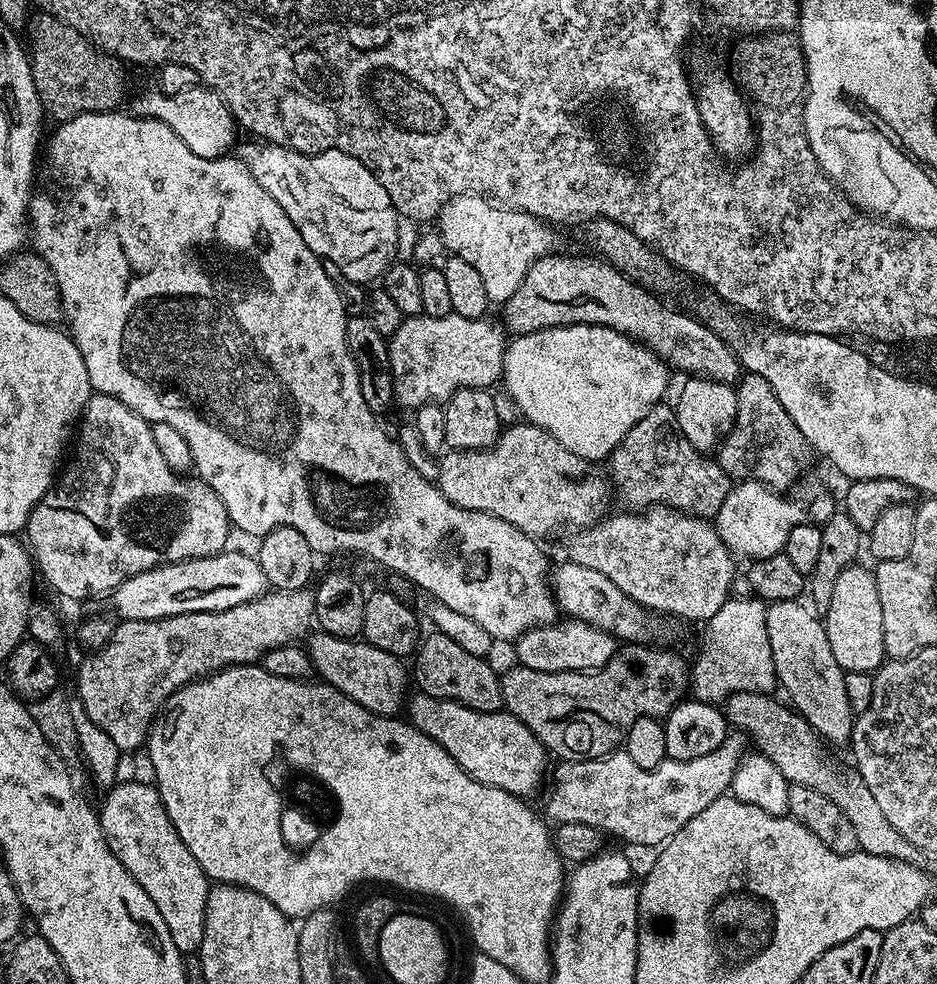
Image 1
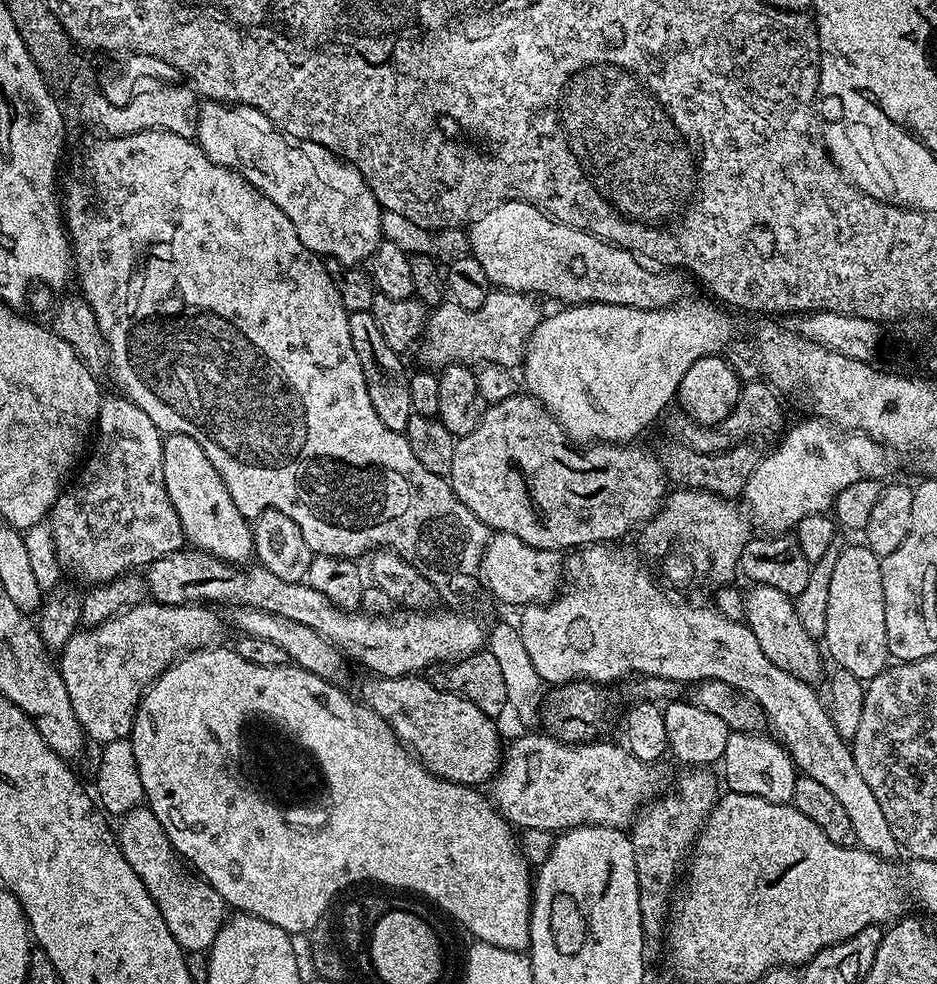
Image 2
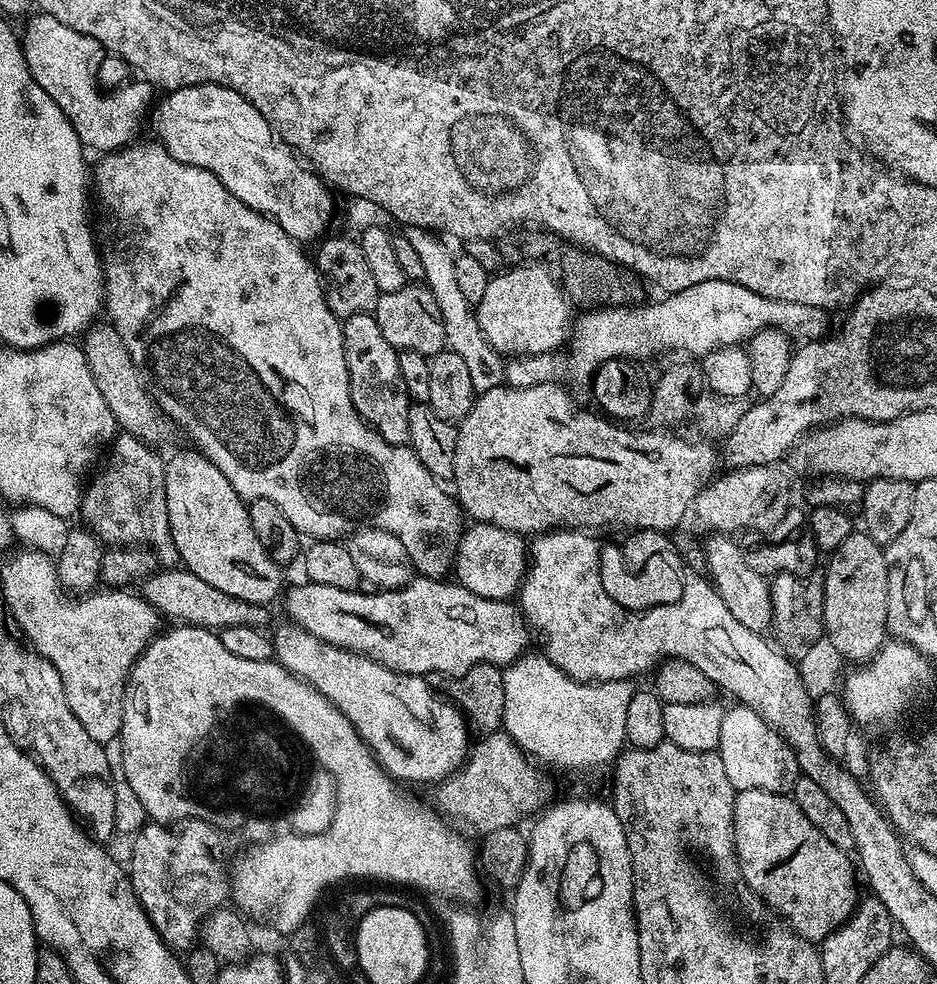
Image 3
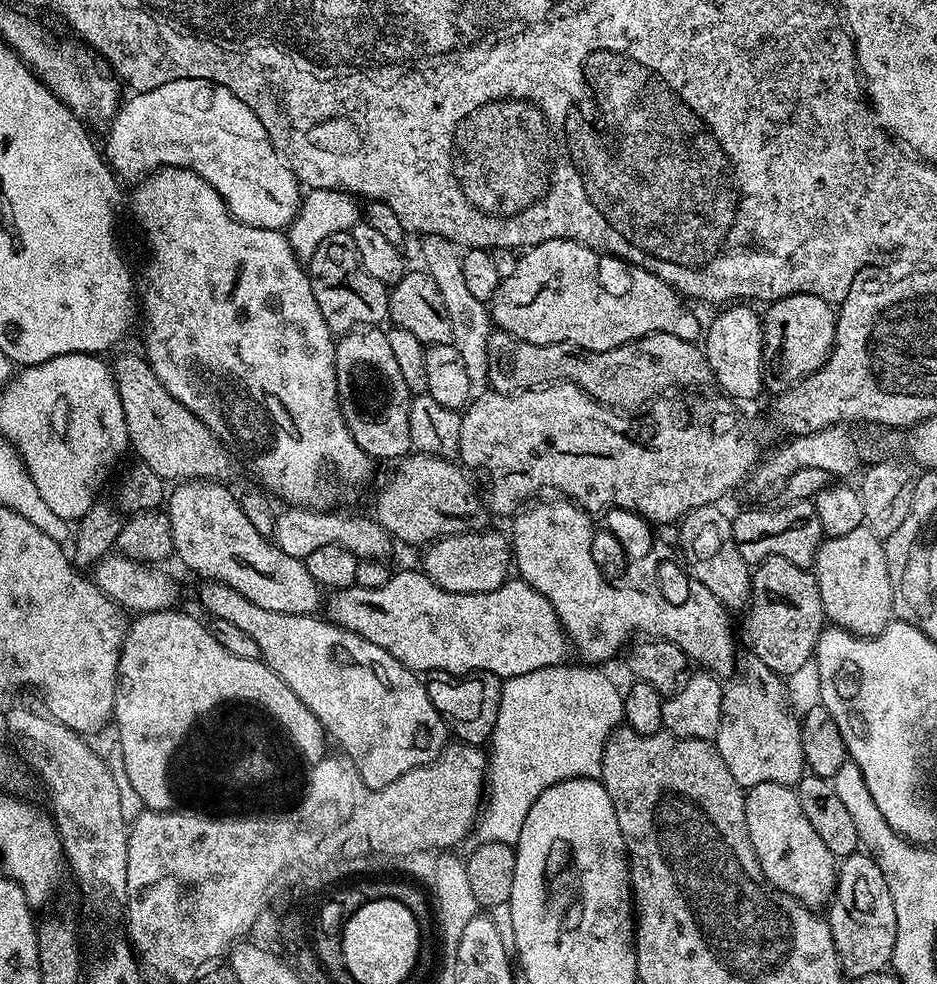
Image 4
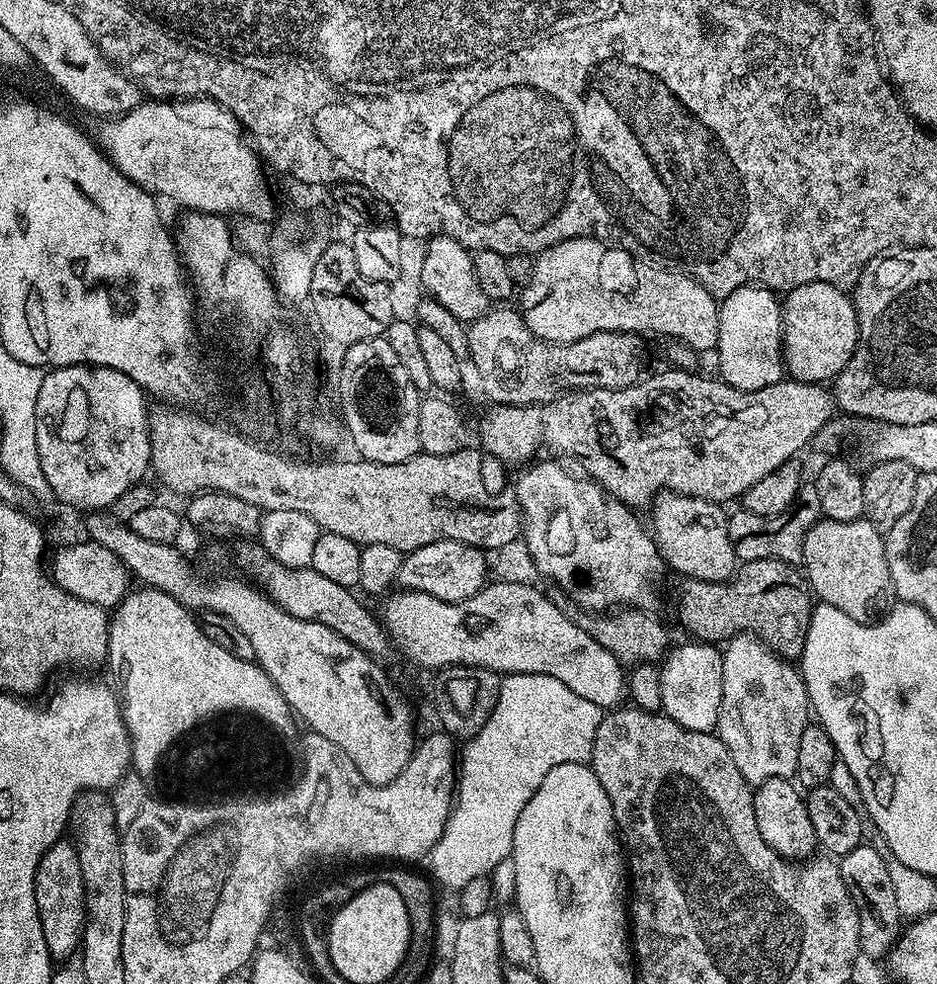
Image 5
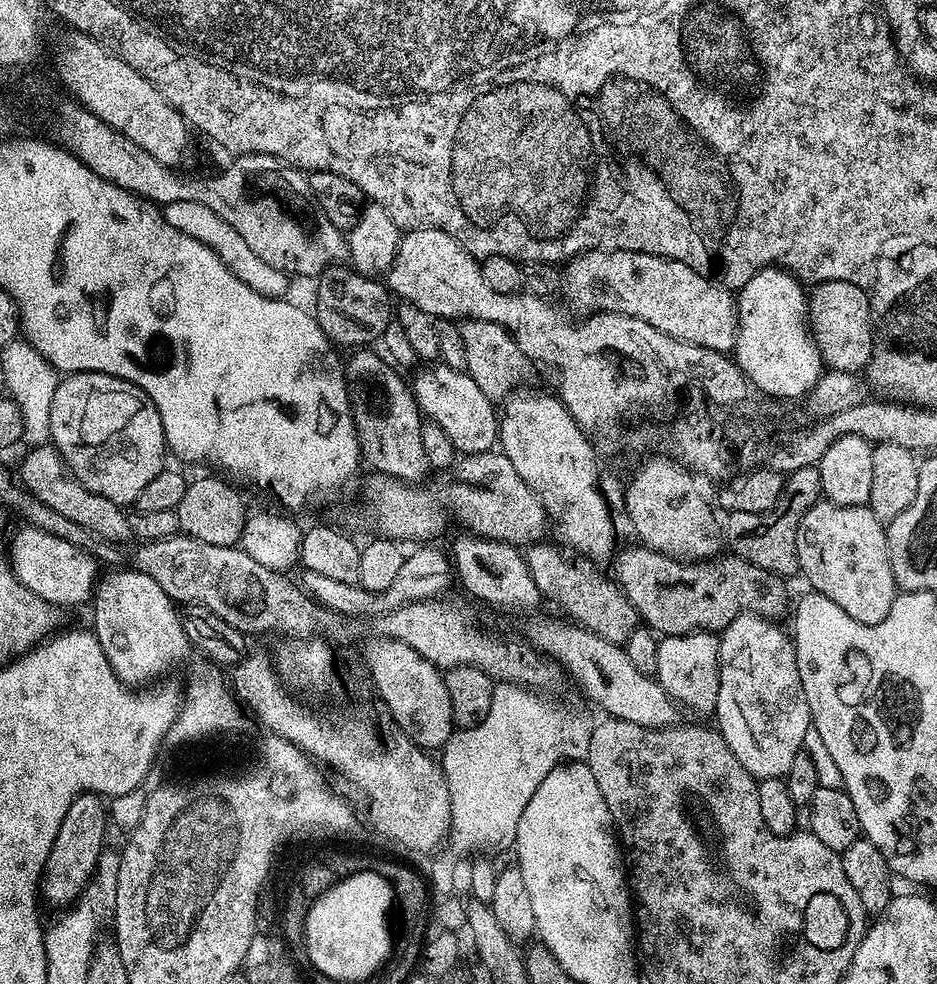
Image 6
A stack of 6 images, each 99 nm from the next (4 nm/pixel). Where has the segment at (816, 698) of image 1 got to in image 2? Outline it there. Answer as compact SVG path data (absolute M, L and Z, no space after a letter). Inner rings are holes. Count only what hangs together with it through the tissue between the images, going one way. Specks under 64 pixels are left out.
M758 584L749 587L749 589L749 592L745 591L742 596L744 601L742 618L748 625L748 629L754 634L754 638L758 638L758 646L762 646L762 654L766 654L766 658L770 658L770 662L774 662L774 666L782 666L782 670L797 676L799 680L816 682L820 676L820 652L822 656L822 648L817 637L810 635L806 626L802 626L802 618L798 618L795 599L782 594L782 590L774 590L774 586Z

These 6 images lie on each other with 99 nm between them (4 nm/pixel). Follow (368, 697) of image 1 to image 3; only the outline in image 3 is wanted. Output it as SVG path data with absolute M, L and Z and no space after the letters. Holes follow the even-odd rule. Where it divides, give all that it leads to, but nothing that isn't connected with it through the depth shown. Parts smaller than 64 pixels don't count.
M180 566L157 570L145 576L142 587L144 587L143 598L163 617L173 616L176 619L173 621L183 622L193 628L219 630L226 626L267 625L269 609L265 605L242 602L242 598L222 594L222 590L214 590L214 586L210 586L210 582L202 582L202 578L198 578L198 574Z

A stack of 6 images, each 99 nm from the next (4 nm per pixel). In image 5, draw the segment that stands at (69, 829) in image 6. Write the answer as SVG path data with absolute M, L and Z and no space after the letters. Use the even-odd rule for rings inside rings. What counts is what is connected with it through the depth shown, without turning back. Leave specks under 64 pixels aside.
M62 838L38 862L34 878L34 902L38 902L38 918L42 922L42 935L46 937L48 953L53 961L64 962L77 955L80 940L84 936L84 919L86 918L86 894L82 882L82 866L78 862L78 850L71 839Z

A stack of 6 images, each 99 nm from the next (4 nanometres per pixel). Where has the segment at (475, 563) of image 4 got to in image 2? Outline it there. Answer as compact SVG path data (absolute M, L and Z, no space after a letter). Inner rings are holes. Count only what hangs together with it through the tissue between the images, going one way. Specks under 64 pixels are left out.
M497 532L489 535L480 559L479 579L504 604L514 604L517 608L529 604L548 603L555 599L560 586L558 578L565 571L563 555L556 551L542 550L514 538L514 534Z

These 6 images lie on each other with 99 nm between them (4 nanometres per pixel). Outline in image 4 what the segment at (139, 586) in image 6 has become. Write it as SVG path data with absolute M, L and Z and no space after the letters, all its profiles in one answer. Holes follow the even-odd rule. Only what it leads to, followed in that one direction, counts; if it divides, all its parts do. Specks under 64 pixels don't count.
M181 610L166 612L145 612L137 615L129 623L124 638L124 646L120 650L120 667L116 682L116 698L114 701L114 725L120 735L118 750L126 762L126 774L142 798L145 809L154 812L166 812L168 809L168 784L164 784L164 764L168 764L168 752L172 752L172 744L180 740L180 732L192 724L192 716L196 712L204 712L208 704L216 704L216 700L224 700L224 696L256 696L256 700L264 700L288 728L292 728L292 736L300 740L300 748L308 752L308 756L325 755L324 740L326 733L321 726L319 718L303 704L274 674L267 664L260 660L238 658L238 654L230 654L226 646L222 646L214 639L211 631L204 628L192 616L187 616Z

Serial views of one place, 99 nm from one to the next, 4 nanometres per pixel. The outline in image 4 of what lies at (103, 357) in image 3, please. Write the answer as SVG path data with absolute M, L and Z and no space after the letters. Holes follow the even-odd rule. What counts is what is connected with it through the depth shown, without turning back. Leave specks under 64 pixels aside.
M124 352L116 361L111 361L110 367L126 414L128 443L131 451L140 455L137 456L139 463L150 466L150 470L165 482L224 478L233 460L229 449L193 412L186 410L162 382L158 382L143 355Z

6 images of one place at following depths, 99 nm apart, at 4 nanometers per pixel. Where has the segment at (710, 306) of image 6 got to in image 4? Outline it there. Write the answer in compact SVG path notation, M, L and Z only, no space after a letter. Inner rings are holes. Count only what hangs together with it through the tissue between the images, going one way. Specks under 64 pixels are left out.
M547 240L519 257L514 274L501 279L490 302L491 323L501 332L534 344L564 343L580 350L604 352L621 347L652 332L665 332L678 338L699 341L702 324L687 308L685 297L662 278L636 264L625 264L617 256L601 254L573 240Z

